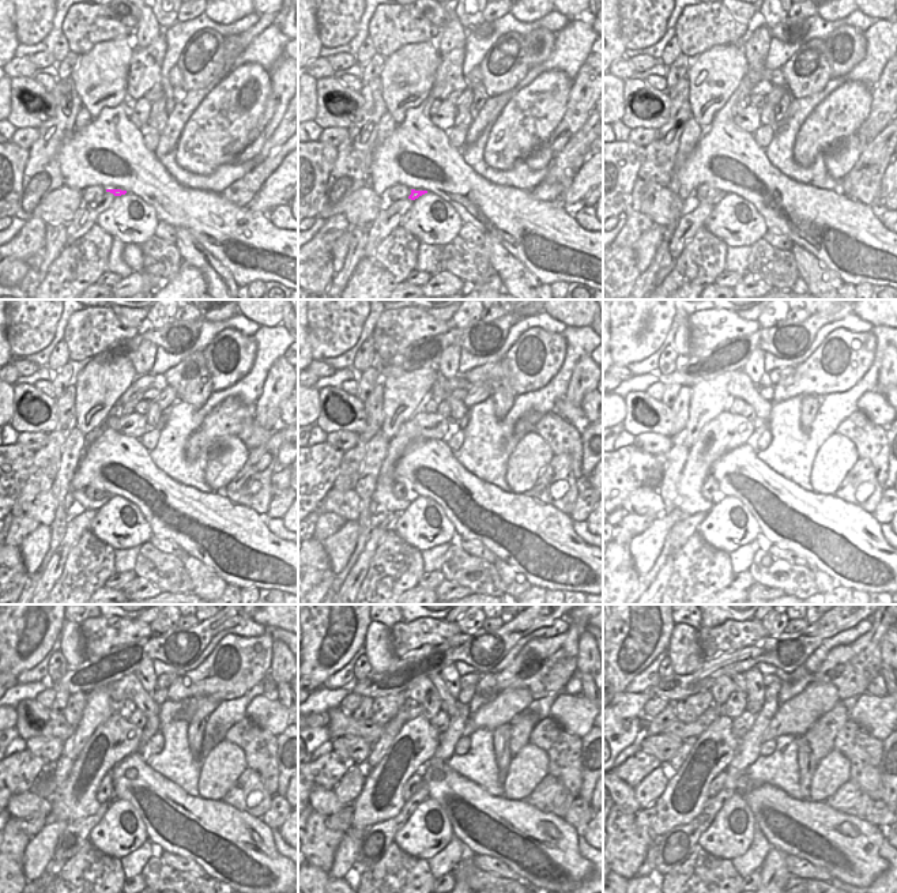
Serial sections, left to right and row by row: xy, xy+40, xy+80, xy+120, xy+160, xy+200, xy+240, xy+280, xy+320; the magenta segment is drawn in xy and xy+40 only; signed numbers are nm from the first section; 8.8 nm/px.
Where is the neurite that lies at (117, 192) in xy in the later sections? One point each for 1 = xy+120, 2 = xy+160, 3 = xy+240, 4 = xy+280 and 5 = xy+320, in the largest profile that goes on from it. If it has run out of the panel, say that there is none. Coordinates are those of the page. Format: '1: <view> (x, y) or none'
1: xy+120 (79, 496)
2: xy+160 (421, 426)
3: xy+240 (116, 738)
4: xy+280 (381, 797)
5: xy+320 (688, 791)

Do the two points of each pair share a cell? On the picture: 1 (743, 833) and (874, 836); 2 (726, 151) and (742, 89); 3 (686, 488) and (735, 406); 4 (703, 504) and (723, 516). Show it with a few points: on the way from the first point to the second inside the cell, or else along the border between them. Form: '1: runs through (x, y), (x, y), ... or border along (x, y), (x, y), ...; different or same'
1: border along (743, 795), (757, 825); different
2: runs through (726, 136), (726, 110), (730, 104); same
3: border along (727, 409), (731, 413), (741, 414); different
4: border along (715, 504), (708, 512); different

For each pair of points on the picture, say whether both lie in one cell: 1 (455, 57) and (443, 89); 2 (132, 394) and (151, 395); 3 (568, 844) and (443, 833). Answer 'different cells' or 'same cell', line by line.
1: same cell
2: different cells
3: different cells

